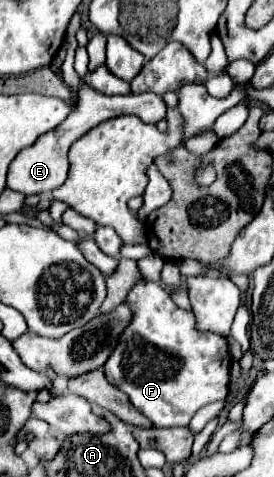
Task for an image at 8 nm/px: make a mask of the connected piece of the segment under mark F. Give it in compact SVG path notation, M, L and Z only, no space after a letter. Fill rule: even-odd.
M147 278L131 288L125 302L131 308L131 322L103 370L145 418L165 428L187 426L199 408L229 394L231 356L225 336L197 330L193 310L179 308L157 282Z

